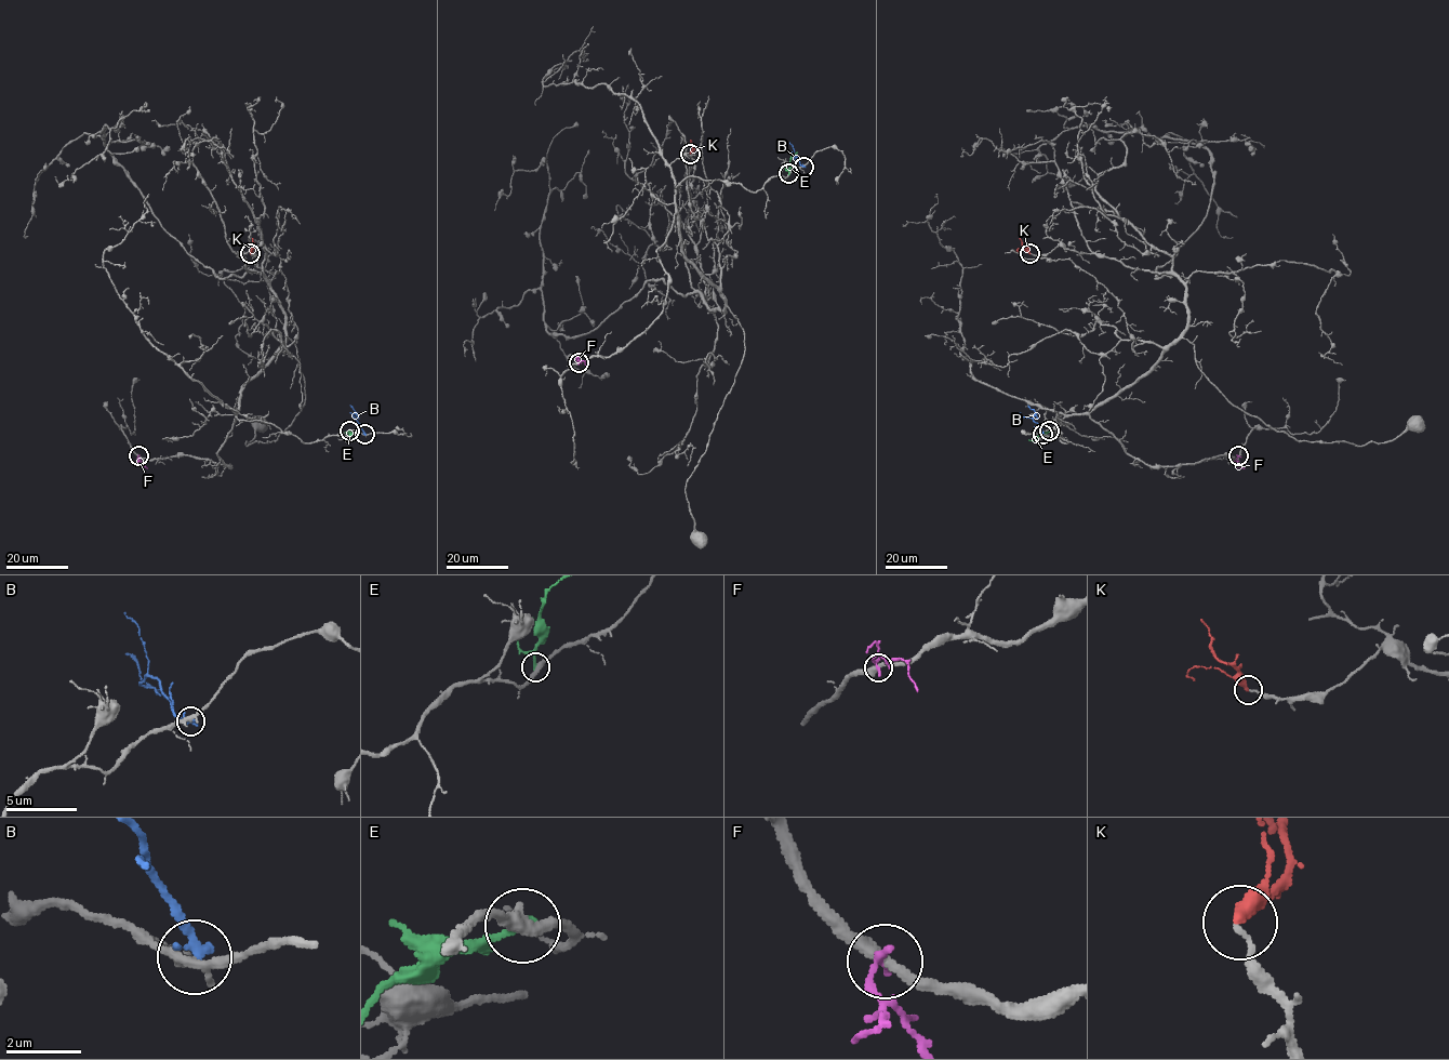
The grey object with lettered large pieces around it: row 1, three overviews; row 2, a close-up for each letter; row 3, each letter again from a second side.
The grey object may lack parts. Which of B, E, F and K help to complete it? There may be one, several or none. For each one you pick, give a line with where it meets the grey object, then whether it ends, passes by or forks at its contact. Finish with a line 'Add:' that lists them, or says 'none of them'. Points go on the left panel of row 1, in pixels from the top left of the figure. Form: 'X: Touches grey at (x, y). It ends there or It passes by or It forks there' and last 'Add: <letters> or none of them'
Add: none of them

